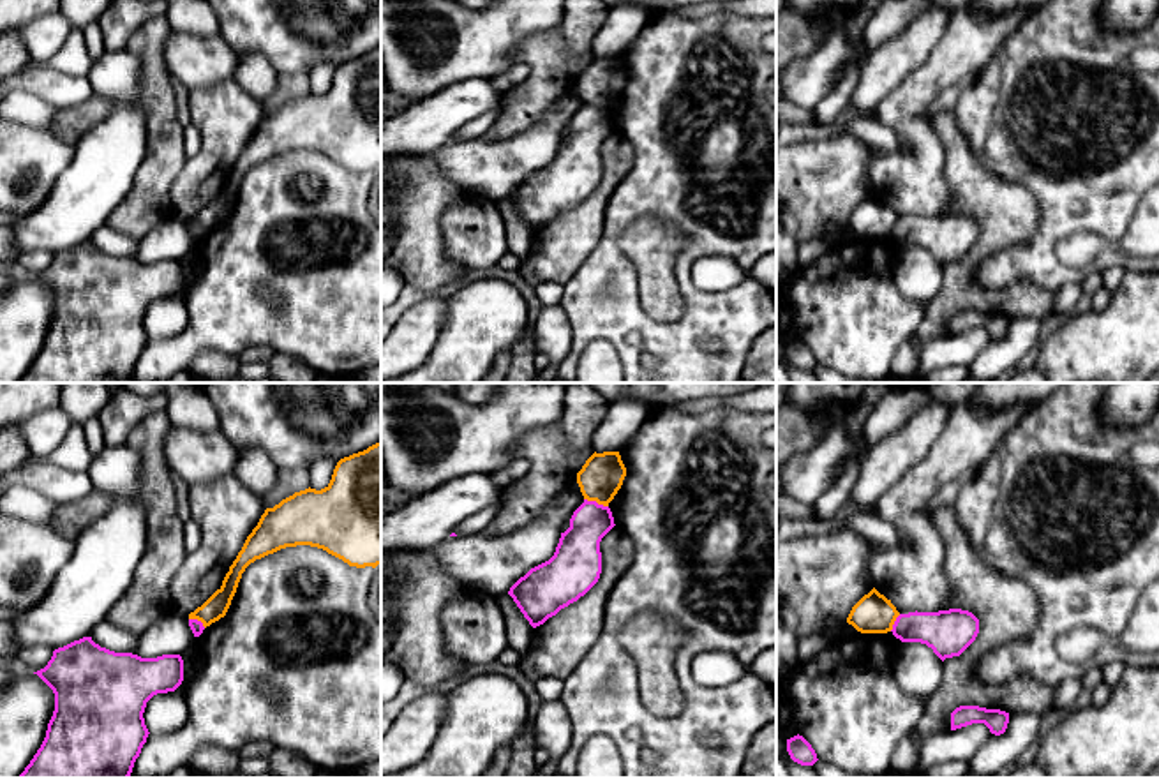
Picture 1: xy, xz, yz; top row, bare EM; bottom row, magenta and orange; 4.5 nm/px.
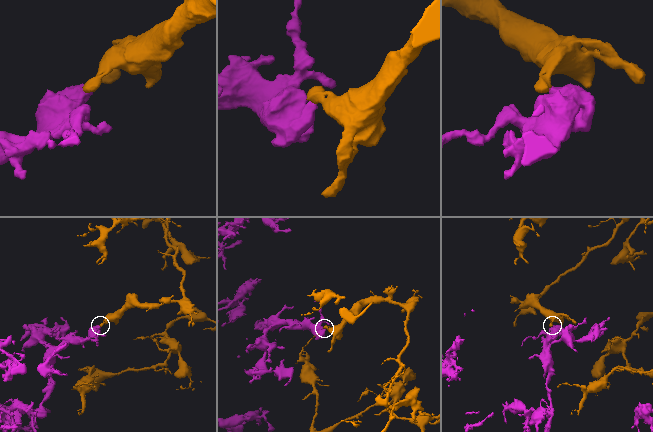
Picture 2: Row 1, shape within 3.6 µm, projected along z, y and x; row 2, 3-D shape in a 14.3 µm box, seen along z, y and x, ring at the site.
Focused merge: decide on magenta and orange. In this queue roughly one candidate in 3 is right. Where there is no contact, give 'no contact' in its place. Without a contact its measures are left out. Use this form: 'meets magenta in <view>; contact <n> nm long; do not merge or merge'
meets magenta in xz; contact 120 nm long; do not merge

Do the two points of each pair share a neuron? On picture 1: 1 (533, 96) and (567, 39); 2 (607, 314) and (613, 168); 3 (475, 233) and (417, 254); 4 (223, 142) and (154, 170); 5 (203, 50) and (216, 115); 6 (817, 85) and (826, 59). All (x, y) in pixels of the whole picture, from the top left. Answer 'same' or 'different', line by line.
1: same
2: different
3: different
4: different
5: different
6: same

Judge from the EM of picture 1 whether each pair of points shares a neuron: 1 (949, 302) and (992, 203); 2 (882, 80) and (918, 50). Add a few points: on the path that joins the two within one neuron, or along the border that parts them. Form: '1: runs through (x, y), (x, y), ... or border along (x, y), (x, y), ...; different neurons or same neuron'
1: runs through (960, 277), (992, 239), (992, 228); same neuron
2: runs through (891, 71), (909, 53); same neuron

